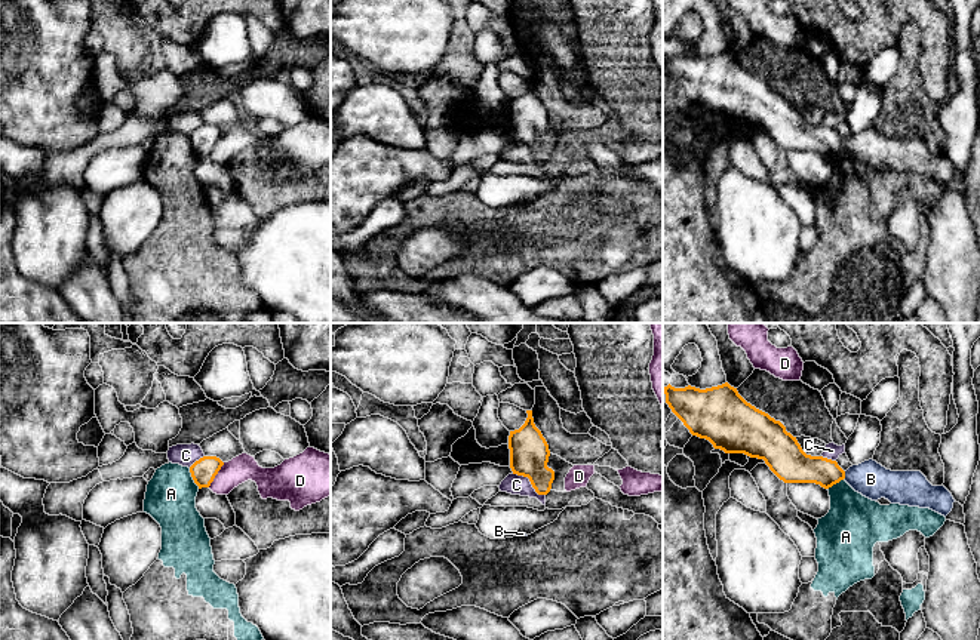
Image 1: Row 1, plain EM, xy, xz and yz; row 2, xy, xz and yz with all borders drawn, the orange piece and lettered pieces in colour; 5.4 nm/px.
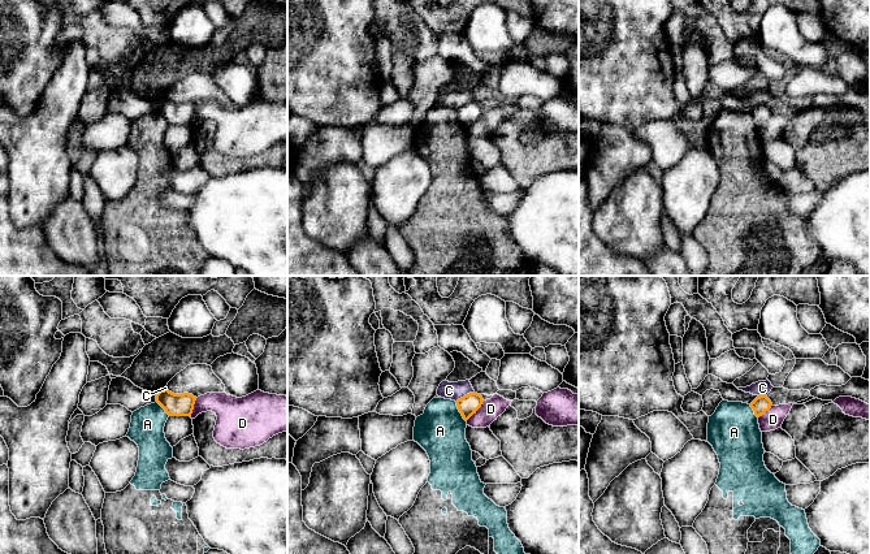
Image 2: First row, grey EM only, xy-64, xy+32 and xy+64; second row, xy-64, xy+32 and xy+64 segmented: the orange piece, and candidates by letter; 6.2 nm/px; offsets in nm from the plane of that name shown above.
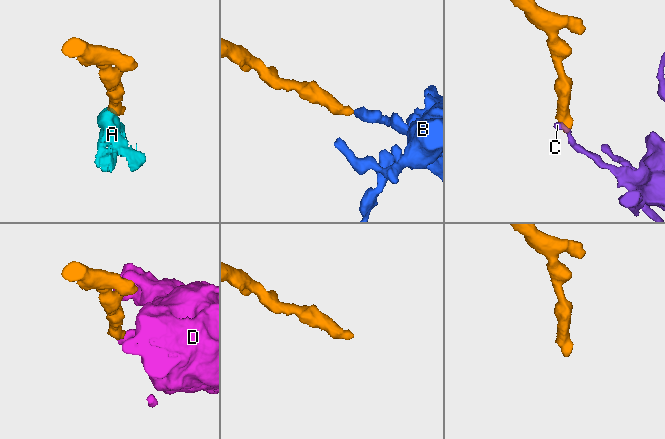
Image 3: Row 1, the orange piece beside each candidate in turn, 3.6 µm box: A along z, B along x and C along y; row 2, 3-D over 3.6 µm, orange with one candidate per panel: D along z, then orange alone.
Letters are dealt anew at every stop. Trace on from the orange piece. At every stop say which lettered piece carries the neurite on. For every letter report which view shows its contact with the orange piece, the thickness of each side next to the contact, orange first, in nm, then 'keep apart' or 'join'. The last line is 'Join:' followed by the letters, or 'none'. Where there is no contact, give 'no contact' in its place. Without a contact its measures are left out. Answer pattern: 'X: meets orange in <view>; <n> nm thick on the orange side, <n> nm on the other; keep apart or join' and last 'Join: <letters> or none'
A: meets orange in xy; 140 nm thick on the orange side, 280 nm on the other; keep apart
B: meets orange in yz; 160 nm thick on the orange side, 190 nm on the other; join
C: meets orange in xz; 220 nm thick on the orange side, 110 nm on the other; keep apart
D: meets orange in xy; 140 nm thick on the orange side, 140 nm on the other; keep apart
Join: B

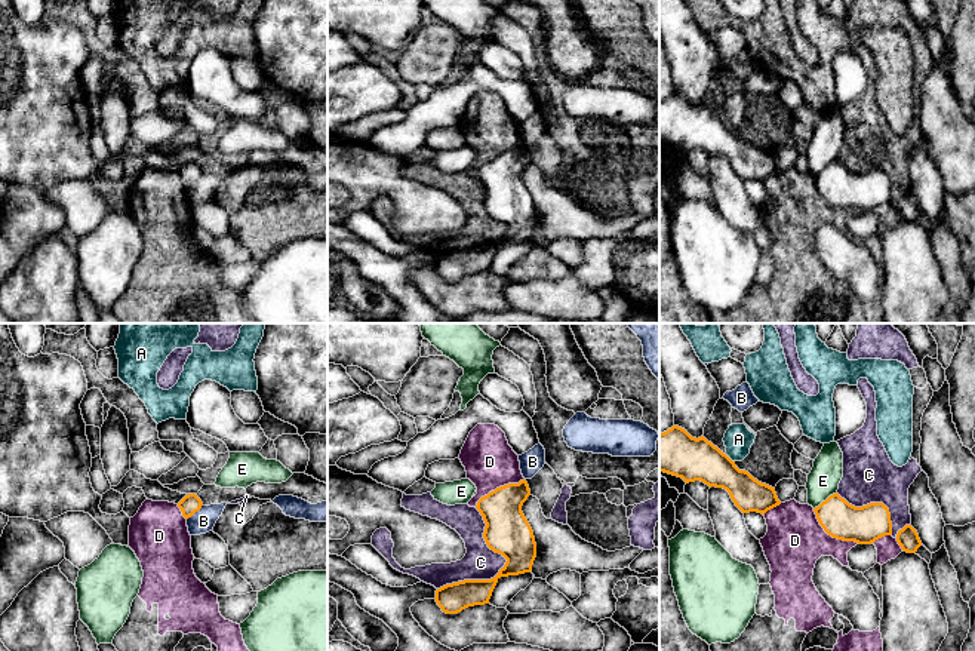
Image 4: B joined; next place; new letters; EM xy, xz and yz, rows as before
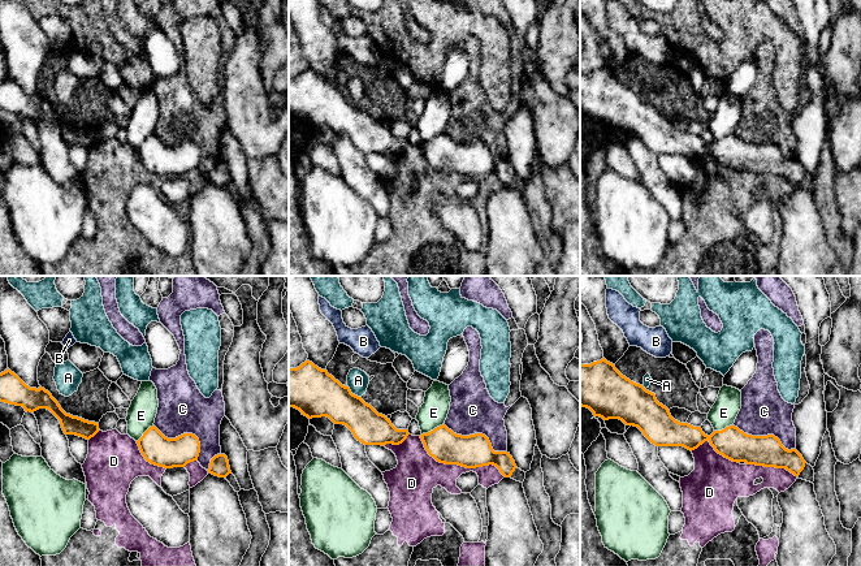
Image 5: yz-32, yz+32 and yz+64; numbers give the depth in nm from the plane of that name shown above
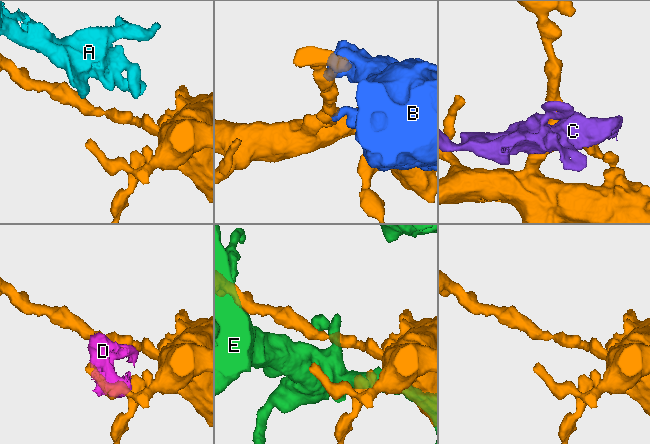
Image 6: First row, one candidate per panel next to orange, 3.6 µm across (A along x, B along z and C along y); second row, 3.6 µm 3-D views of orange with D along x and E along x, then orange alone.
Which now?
A: meets orange in yz; 240 nm thick on the orange side, 160 nm on the other; keep apart
B: meets orange in xy; 100 nm thick on the orange side, 130 nm on the other; keep apart
C: meets orange in xz; 240 nm thick on the orange side, 180 nm on the other; keep apart
D: meets orange in yz; 200 nm thick on the orange side, 320 nm on the other; keep apart
E: meets orange in yz; 200 nm thick on the orange side, 170 nm on the other; keep apart
Join: none

